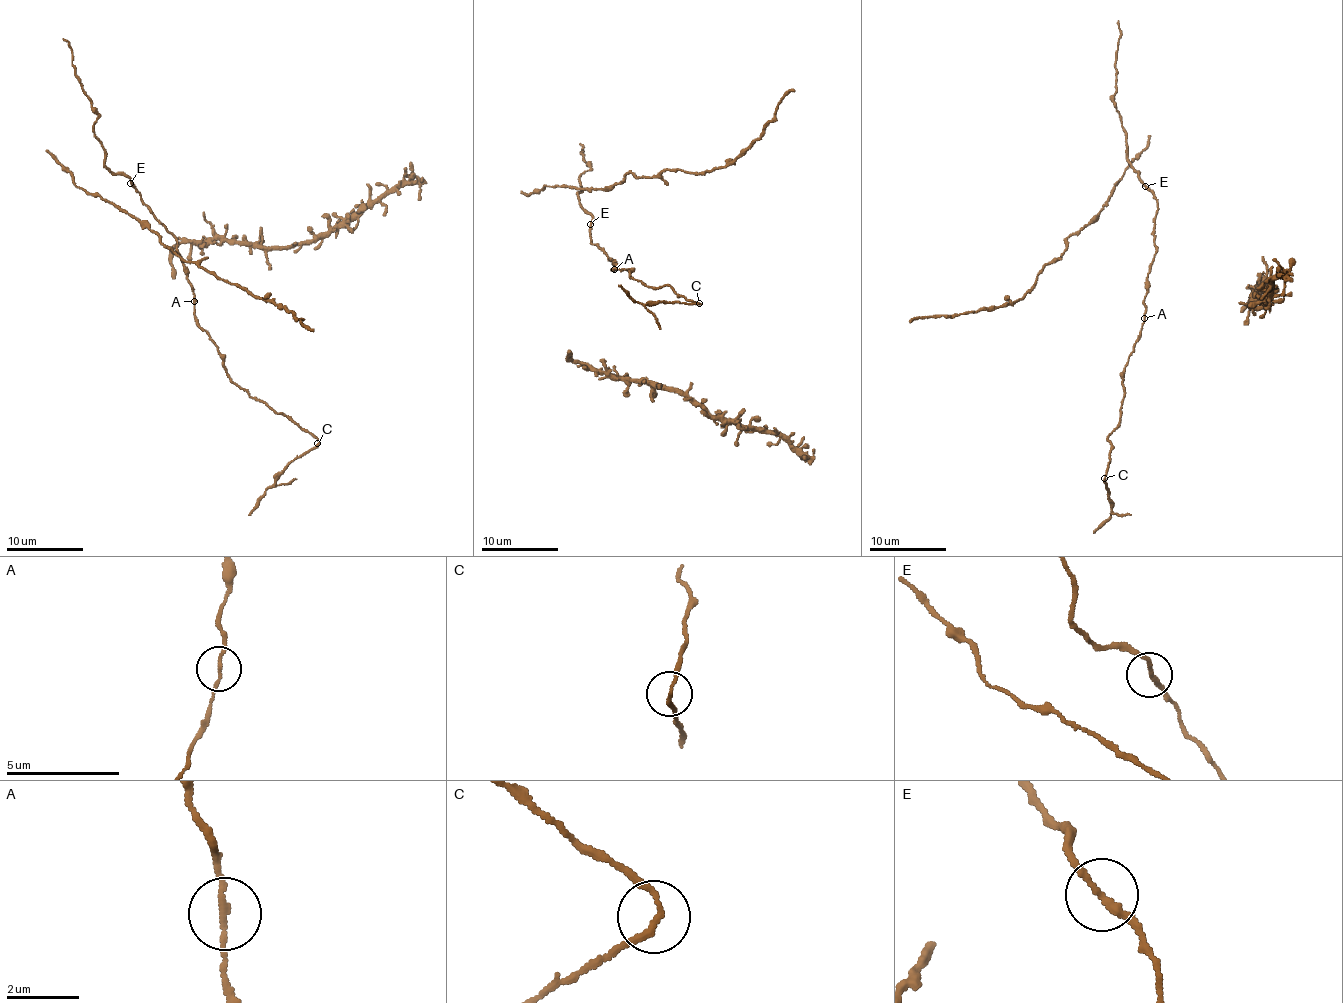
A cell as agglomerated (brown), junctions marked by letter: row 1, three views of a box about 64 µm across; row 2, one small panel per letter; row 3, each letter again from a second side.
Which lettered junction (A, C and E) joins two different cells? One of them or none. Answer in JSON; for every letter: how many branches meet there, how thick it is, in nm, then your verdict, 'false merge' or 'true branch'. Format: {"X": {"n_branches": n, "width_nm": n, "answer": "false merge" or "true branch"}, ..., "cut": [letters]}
{"A": {"n_branches": 2, "width_nm": 150, "answer": "true branch"}, "C": {"n_branches": 2, "width_nm": 160, "answer": "false merge"}, "E": {"n_branches": 2, "width_nm": 170, "answer": "true branch"}, "cut": ["C"]}

